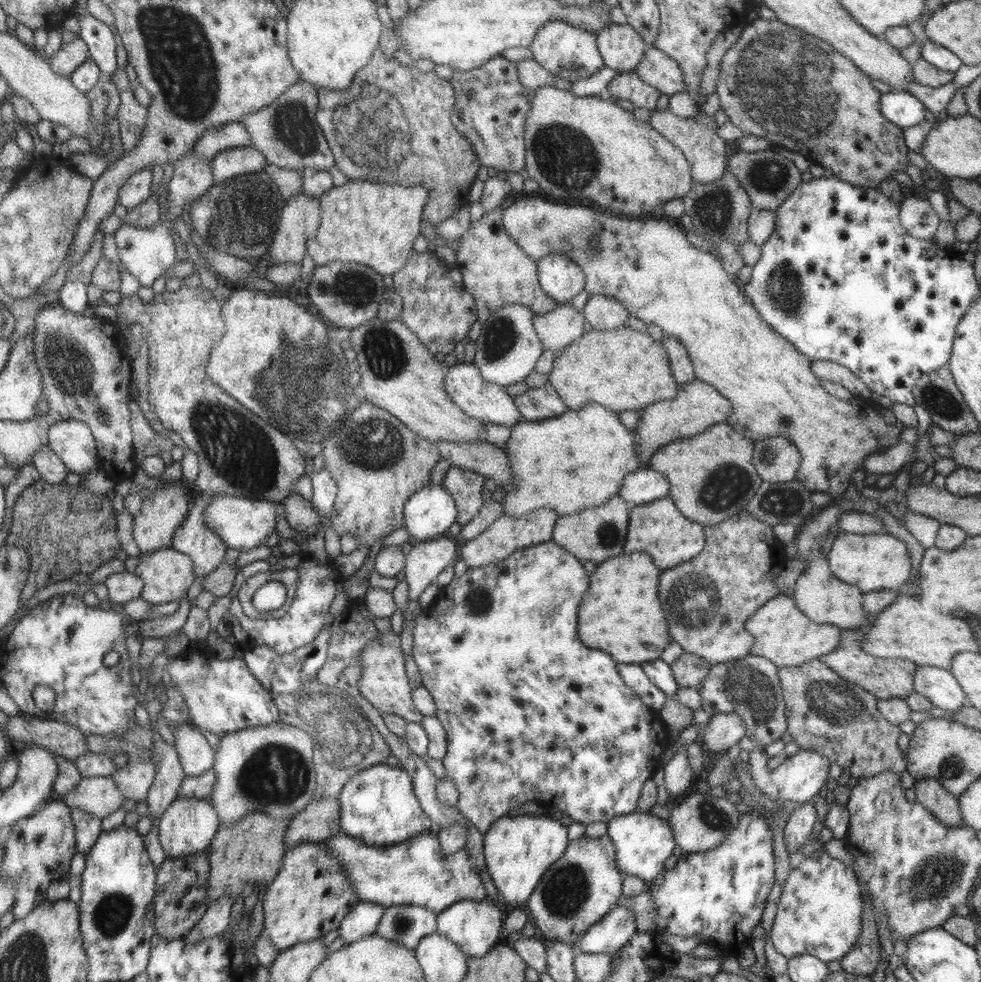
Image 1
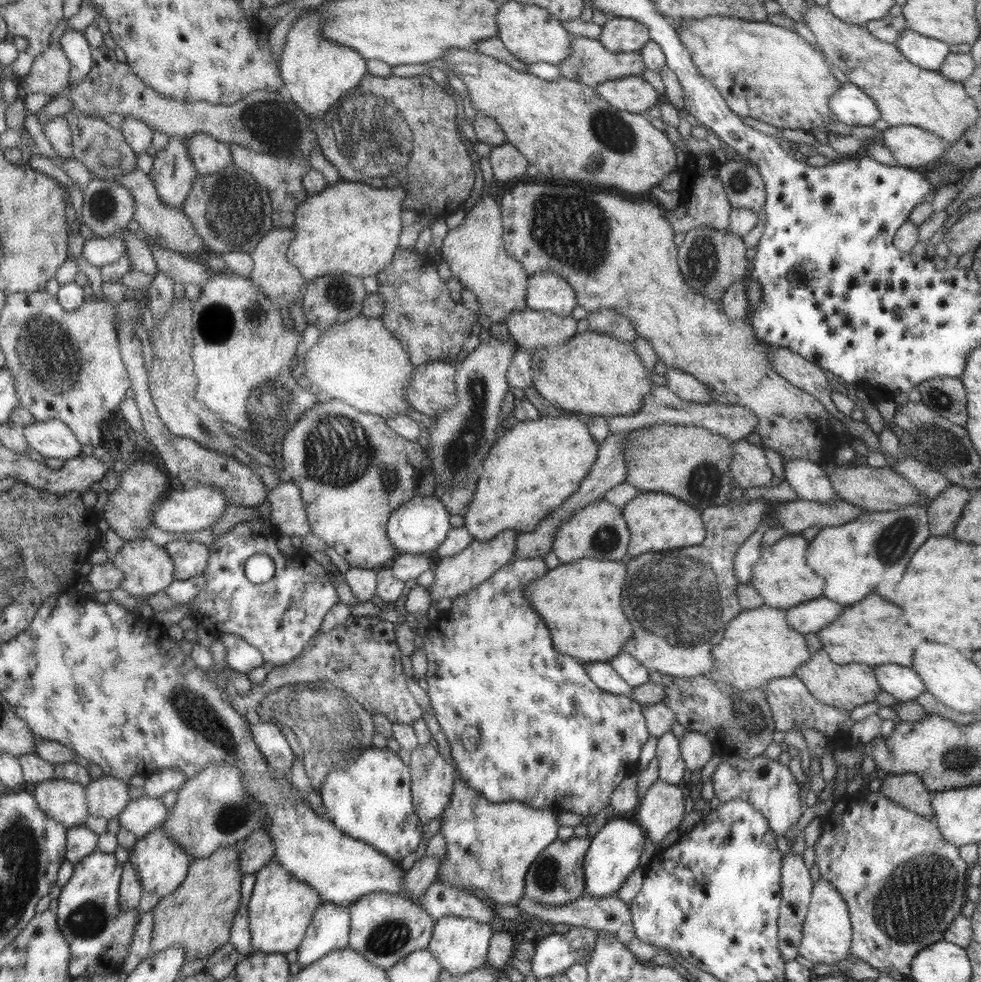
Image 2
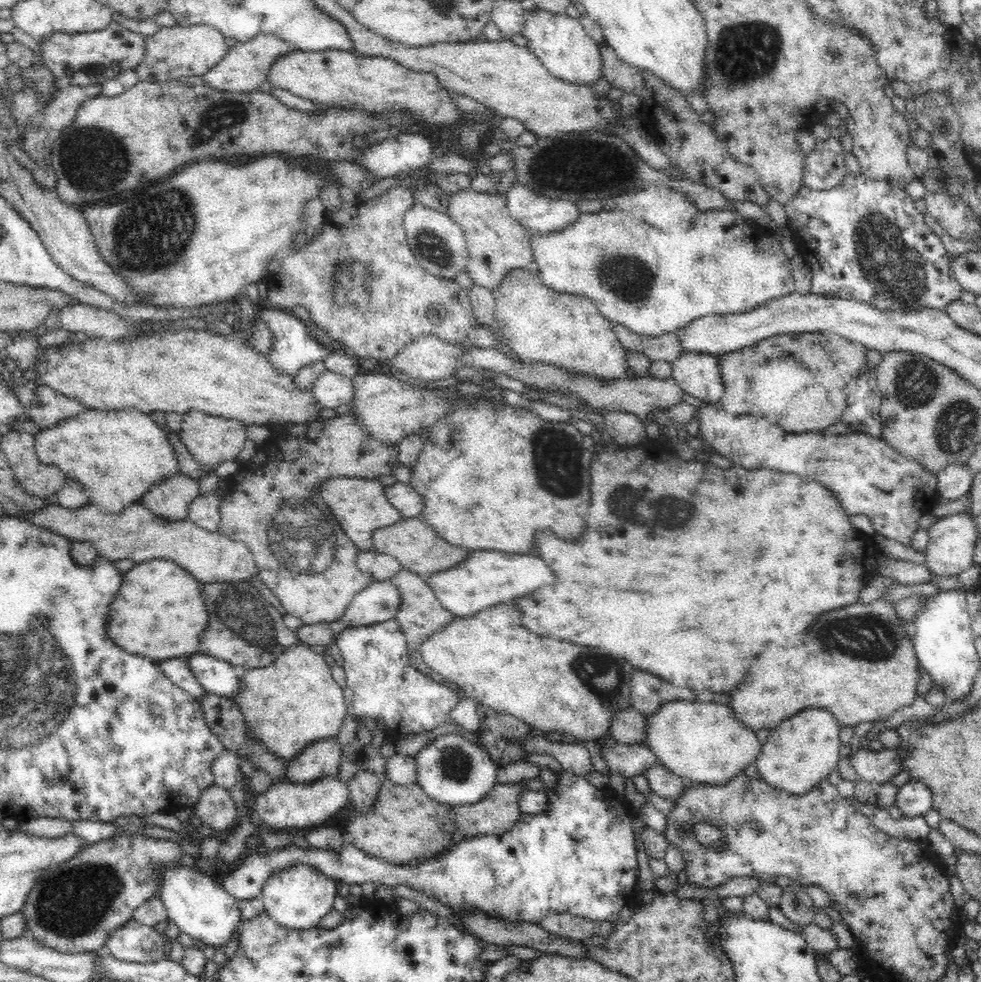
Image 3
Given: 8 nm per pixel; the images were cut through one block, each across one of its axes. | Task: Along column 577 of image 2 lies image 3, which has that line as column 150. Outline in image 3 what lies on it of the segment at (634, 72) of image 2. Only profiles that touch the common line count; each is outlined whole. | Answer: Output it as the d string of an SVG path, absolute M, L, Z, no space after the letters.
M205 24L194 26L162 27L157 34L146 38L147 54L136 68L135 74L140 82L168 82L188 76L206 75L229 54L225 36L216 27Z

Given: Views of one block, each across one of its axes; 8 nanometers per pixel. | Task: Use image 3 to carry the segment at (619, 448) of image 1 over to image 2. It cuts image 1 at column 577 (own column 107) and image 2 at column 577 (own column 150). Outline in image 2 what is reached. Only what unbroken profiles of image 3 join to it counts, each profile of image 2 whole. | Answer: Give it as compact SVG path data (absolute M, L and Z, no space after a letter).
M572 415L541 416L536 420L516 421L504 431L485 458L478 473L476 490L464 514L464 527L474 541L492 541L499 533L514 530L534 532L585 480L597 460L599 445L590 435L586 423Z

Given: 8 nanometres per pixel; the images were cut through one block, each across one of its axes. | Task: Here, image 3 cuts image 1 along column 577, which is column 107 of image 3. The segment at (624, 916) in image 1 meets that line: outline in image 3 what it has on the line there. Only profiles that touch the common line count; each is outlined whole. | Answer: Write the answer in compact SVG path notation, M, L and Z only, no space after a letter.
M130 918L105 944L110 954L124 962L150 965L164 959L164 937L154 927L144 926Z

